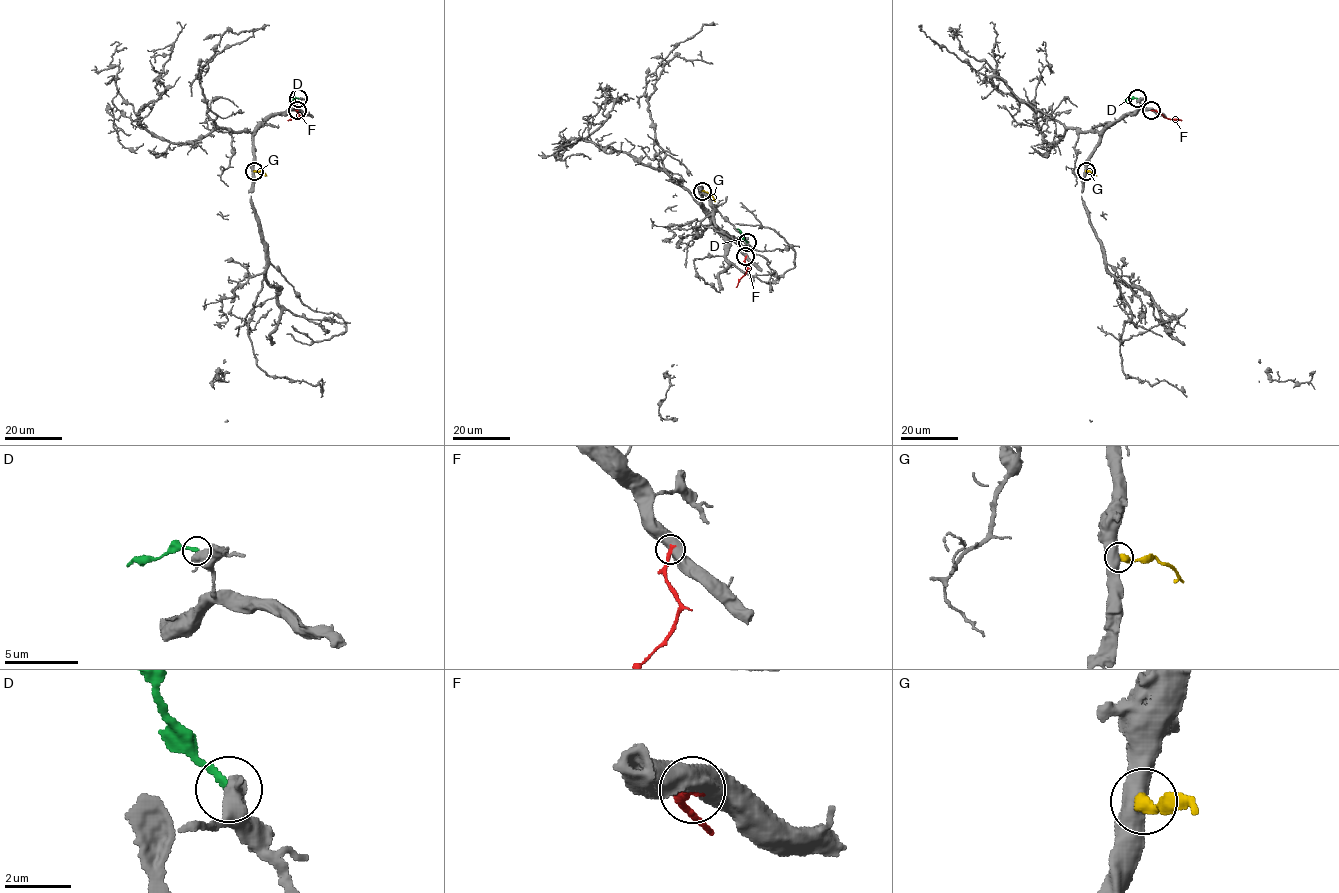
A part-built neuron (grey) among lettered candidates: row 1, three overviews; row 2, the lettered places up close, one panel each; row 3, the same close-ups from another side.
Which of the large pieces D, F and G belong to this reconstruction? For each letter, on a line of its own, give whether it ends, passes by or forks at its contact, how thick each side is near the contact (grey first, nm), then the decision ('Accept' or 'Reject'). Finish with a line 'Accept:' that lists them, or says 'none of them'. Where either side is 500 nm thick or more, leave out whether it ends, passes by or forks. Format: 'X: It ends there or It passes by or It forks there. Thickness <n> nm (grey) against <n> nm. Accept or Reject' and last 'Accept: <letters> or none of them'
D: It ends there. Thickness 480 nm (grey) against 200 nm. Reject
F: Thickness 600 nm (grey) against 240 nm. Reject
G: Thickness 550 nm (grey) against 400 nm. Reject
Accept: none of them

